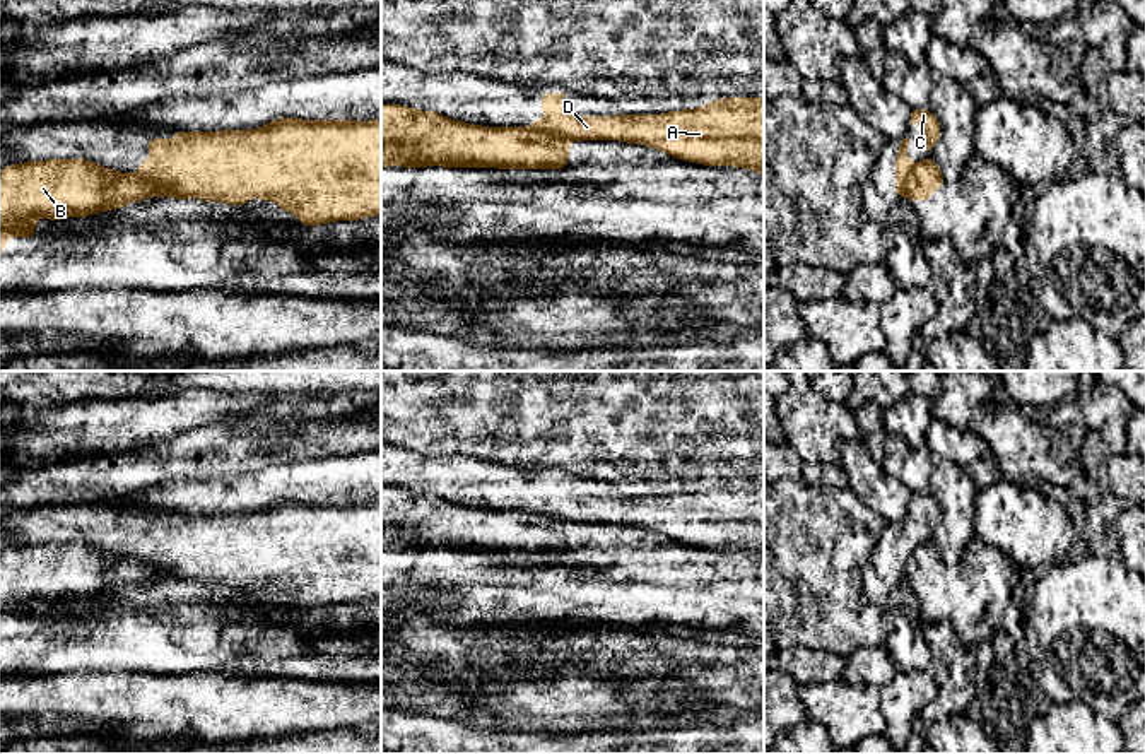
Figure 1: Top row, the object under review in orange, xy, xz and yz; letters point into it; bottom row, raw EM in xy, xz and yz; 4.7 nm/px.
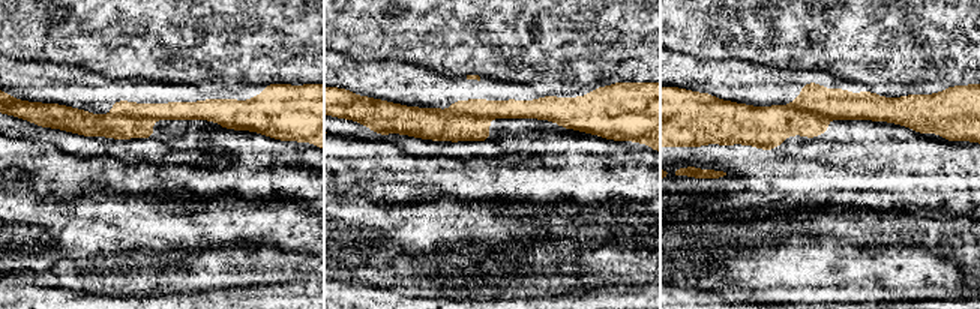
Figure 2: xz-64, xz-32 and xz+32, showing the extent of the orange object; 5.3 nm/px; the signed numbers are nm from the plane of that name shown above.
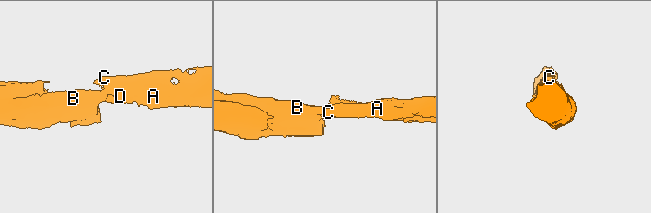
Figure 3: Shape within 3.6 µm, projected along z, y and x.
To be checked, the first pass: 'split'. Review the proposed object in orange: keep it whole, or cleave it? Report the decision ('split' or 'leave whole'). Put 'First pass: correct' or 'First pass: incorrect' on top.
First pass: correct
split

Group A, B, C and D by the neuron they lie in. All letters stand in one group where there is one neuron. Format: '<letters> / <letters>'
A C D / B

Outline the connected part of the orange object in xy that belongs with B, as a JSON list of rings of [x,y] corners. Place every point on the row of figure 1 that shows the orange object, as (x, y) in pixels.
[[[87,159],[12,164],[0,171],[0,255],[9,236],[34,238],[36,217],[60,221],[152,198],[161,186]]]

